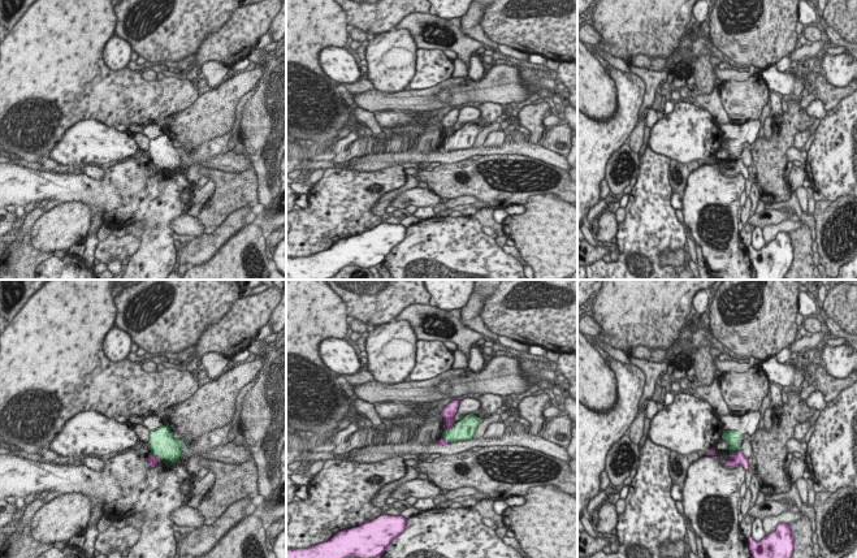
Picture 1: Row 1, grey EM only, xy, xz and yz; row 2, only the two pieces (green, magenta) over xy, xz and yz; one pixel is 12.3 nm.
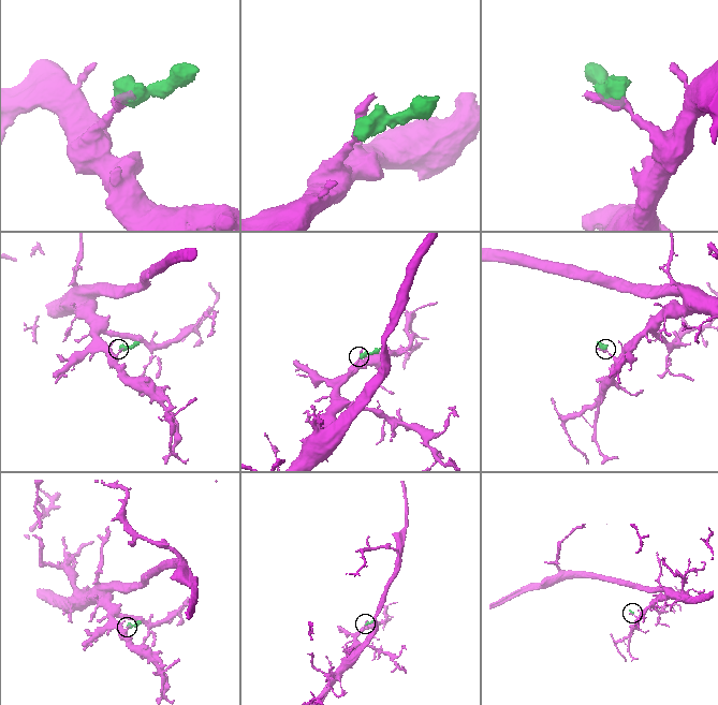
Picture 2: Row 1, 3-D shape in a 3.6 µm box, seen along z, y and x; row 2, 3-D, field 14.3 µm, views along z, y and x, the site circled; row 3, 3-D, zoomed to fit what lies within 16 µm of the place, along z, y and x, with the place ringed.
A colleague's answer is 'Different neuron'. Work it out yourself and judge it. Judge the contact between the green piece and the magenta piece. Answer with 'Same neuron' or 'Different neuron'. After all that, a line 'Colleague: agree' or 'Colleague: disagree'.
Different neuron.
Colleague: agree

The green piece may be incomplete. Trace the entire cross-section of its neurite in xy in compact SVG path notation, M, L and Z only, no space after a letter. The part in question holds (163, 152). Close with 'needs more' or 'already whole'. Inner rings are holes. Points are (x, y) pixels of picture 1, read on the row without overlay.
M168 134L151 139L148 151L153 164L157 164L160 169L164 168L172 172L179 168L185 156L185 150L176 147Z; already whole

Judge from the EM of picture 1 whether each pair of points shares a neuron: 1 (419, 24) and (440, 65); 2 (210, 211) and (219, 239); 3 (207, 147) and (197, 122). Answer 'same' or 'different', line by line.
1: different
2: different
3: different

